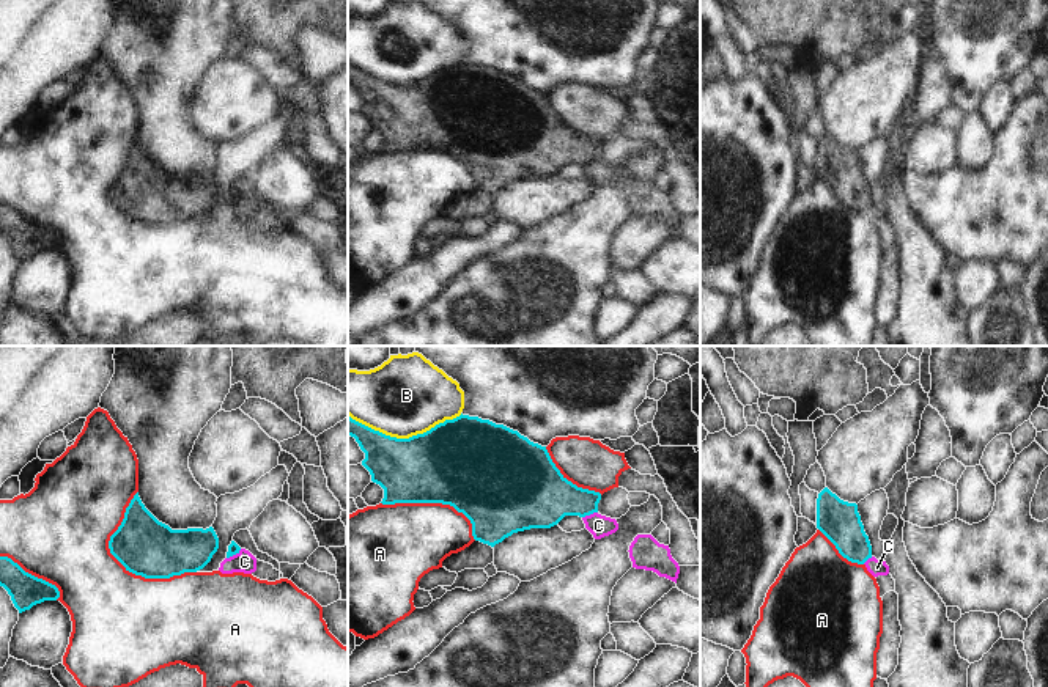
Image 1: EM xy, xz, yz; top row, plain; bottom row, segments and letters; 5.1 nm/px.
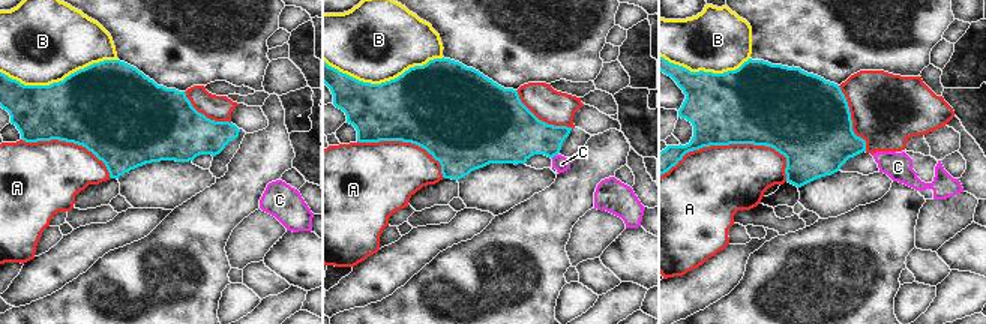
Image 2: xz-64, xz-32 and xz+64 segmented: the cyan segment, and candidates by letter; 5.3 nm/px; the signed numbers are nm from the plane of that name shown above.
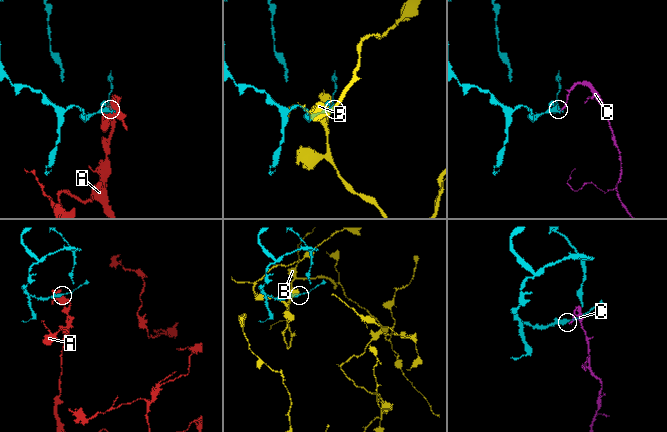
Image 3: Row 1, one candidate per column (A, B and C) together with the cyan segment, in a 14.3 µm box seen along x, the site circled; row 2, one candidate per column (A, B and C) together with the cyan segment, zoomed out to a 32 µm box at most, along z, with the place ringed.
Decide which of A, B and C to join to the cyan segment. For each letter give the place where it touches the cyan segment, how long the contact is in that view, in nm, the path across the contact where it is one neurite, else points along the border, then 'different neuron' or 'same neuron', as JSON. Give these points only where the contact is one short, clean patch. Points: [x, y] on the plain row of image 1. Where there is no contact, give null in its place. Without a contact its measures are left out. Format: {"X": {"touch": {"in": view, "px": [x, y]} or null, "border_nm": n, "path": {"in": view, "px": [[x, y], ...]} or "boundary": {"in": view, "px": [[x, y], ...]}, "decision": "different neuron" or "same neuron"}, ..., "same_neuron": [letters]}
{"A": {"touch": {"in": "xy", "px": [123, 213]}, "border_nm": 500, "decision": "different neuron"}, "B": {"touch": {"in": "xz", "px": [405, 87]}, "border_nm": 600, "decision": "different neuron"}, "C": {"touch": {"in": "xy", "px": [233, 202]}, "border_nm": 90, "boundary": {"in": "xy", "px": [[241, 197], [227, 206]]}, "decision": "different neuron"}, "same_neuron": []}

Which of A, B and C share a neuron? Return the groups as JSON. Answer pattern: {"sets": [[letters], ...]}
{"sets": [["A"], ["B"], ["C"]]}

